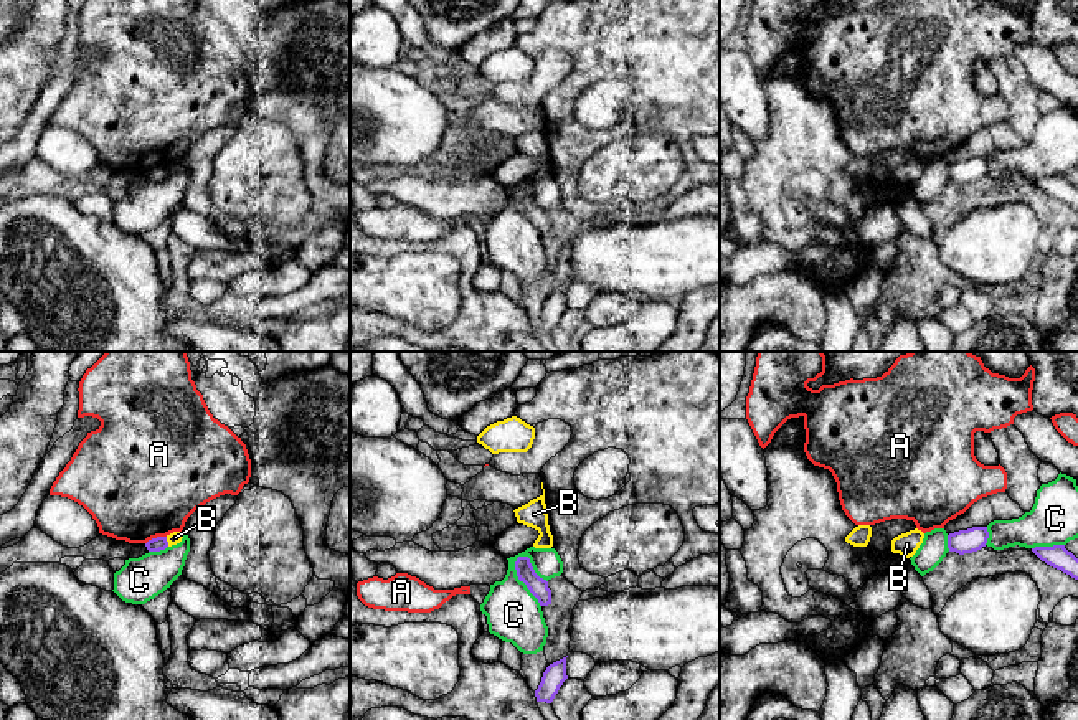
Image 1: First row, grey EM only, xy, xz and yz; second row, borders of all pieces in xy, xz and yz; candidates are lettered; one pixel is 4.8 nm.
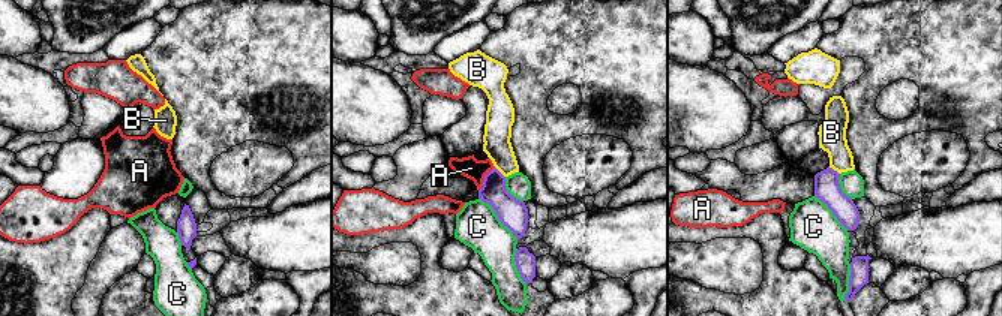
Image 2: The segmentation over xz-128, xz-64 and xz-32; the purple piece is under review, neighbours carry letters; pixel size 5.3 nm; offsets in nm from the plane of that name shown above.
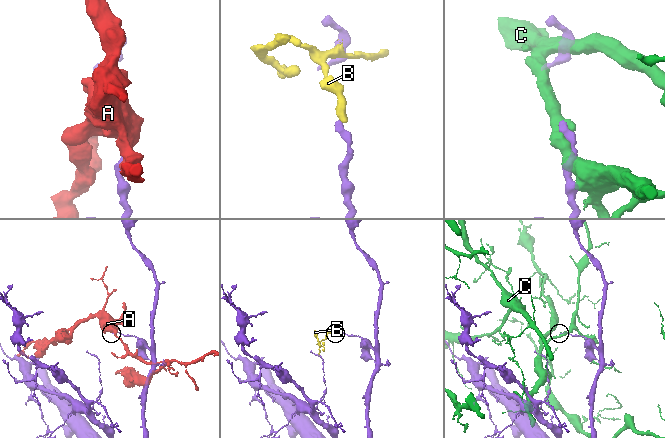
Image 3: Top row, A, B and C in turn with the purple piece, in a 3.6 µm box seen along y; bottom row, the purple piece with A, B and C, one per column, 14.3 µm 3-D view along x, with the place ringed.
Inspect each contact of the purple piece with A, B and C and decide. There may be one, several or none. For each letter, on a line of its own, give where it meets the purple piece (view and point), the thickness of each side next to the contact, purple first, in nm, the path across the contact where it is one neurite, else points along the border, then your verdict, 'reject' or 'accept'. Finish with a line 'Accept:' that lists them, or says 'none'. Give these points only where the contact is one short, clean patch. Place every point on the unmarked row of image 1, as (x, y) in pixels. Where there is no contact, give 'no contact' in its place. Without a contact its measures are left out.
A: meets purple in xy at (157, 167); 70 nm thick on the purple side, 500 nm on the other; border along xy (165, 165), (157, 165), (146, 174); reject
B: meets purple in xy at (167, 172); 70 nm thick on the purple side, 60 nm on the other; border along xy (165, 167), (169, 175); reject
C: meets purple in xz at (522, 210); 90 nm thick on the purple side, 280 nm on the other; reject
Accept: none

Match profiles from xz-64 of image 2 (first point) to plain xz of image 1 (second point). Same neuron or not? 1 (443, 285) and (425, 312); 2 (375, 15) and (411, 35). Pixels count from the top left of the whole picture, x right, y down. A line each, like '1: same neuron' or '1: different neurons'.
1: different neurons
2: same neuron

